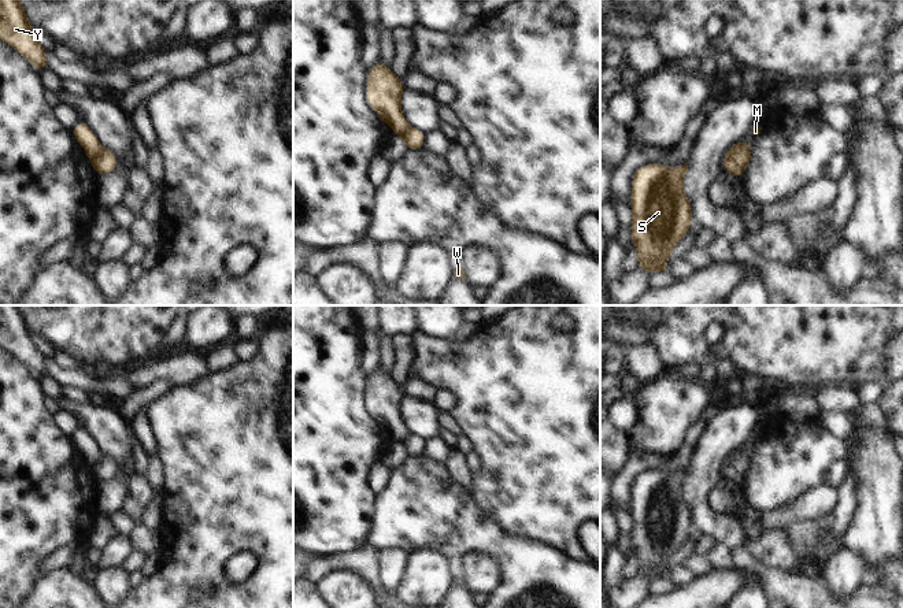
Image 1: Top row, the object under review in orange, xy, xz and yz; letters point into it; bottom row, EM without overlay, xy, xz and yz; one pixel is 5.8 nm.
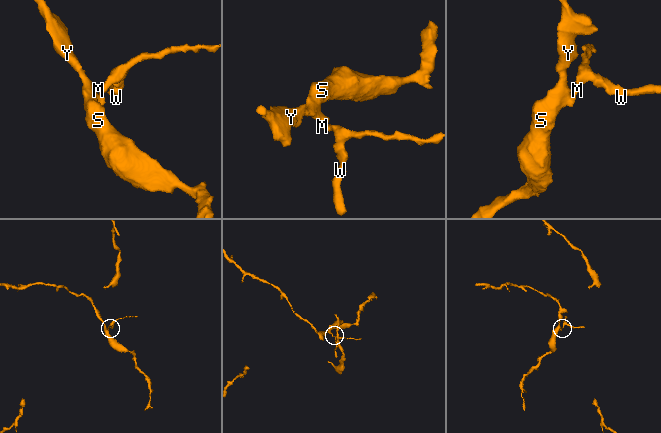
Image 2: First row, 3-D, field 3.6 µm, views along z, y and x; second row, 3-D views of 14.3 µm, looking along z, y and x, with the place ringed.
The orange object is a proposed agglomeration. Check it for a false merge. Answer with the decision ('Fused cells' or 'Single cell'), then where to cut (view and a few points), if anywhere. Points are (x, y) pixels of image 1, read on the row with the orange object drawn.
Fused cells. Split along xy (103, 148), (91, 160).

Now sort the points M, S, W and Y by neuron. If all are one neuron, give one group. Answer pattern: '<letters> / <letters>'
M W / S Y

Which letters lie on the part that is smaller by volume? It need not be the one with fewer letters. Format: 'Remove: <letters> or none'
Remove: M, W.

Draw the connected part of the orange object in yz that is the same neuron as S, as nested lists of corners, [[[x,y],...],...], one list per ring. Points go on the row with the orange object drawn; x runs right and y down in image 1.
[[[650,163],[632,178],[630,238],[636,244],[637,268],[651,277],[670,271],[666,260],[692,225],[691,203],[682,188],[686,171],[688,163],[677,168]]]

